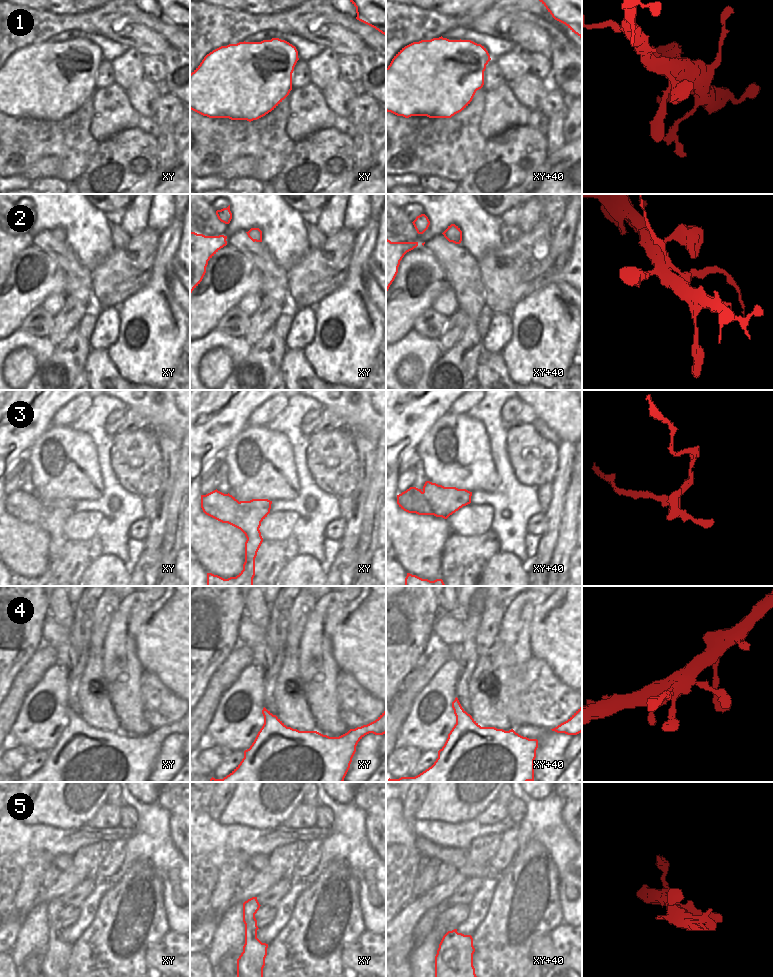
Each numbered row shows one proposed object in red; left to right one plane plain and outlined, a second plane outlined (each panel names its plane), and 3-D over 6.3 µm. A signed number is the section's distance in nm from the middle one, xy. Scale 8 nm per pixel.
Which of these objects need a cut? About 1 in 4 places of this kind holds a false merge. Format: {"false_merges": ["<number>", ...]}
{"false_merges": ["2", "3"]}

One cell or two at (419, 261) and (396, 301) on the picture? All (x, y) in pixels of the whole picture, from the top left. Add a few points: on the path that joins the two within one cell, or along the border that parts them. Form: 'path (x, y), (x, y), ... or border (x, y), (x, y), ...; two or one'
path (432, 275), (432, 283), (423, 293), (411, 298); one

